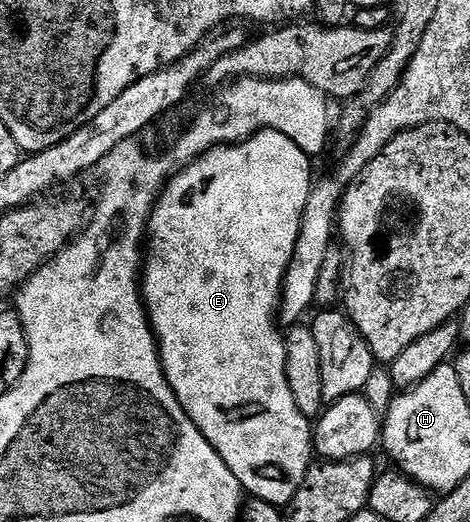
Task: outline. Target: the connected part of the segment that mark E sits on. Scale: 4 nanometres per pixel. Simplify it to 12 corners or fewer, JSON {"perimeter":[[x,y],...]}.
{"perimeter":[[260,131],[177,170],[142,298],[249,496],[314,459],[280,290],[313,160]]}

